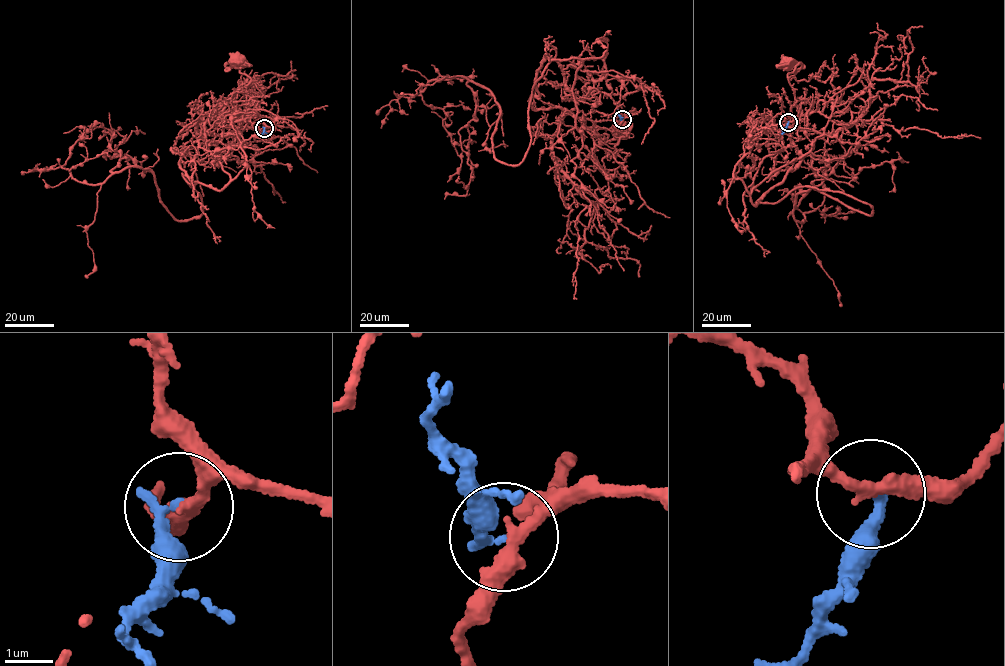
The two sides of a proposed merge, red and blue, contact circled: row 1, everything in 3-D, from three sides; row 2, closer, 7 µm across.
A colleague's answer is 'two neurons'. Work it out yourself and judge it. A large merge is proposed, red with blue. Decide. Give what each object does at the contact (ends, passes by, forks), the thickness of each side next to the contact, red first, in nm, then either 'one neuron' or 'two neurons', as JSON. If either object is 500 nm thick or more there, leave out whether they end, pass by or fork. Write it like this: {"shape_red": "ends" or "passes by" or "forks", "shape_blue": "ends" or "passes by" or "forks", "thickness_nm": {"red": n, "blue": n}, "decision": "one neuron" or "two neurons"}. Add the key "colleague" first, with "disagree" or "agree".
{"colleague": "agree", "shape_red": "passes by", "shape_blue": "ends", "thickness_nm": {"red": 300, "blue": 240}, "decision": "two neurons"}

